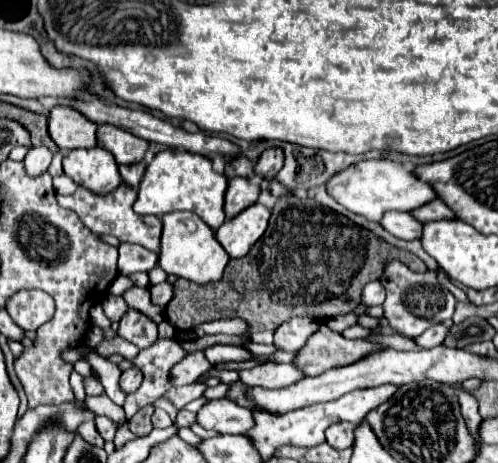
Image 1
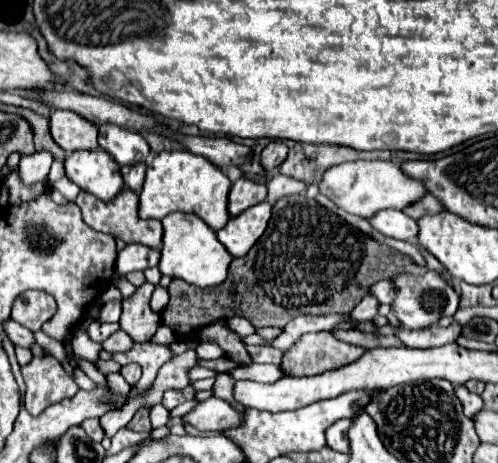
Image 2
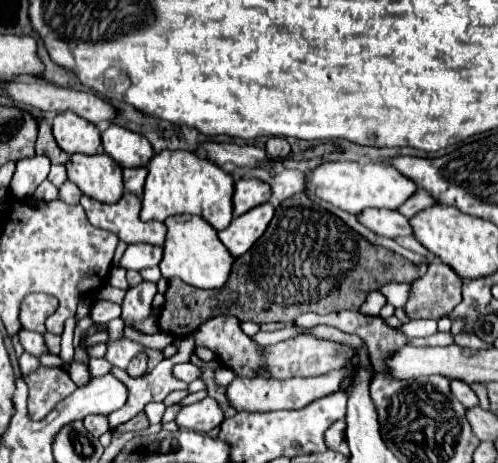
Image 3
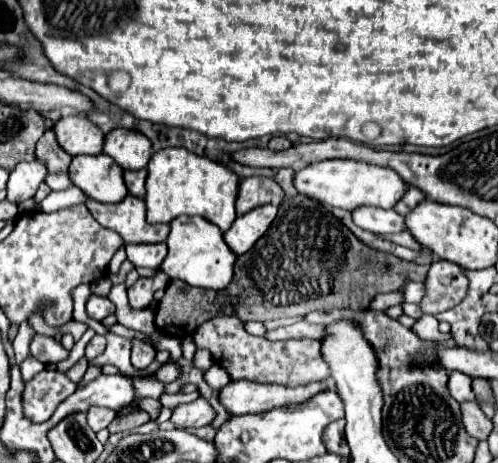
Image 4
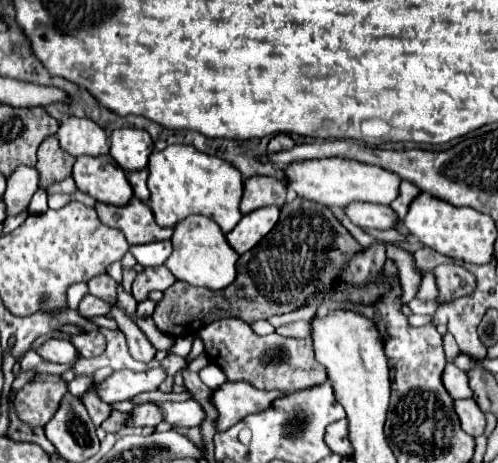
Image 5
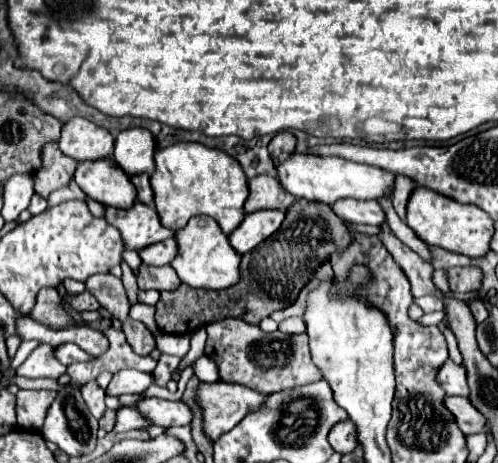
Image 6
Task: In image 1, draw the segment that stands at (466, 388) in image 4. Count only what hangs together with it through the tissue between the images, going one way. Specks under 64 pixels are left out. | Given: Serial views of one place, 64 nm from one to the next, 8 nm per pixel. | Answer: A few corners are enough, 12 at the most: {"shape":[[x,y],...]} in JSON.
{"shape":[[460,392],[462,416],[478,440],[478,400],[472,394]]}

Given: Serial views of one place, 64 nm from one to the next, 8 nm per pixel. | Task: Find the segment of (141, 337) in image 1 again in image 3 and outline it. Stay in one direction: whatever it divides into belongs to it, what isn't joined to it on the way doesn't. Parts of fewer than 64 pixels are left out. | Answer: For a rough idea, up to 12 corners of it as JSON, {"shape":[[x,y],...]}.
{"shape":[[156,282],[128,288],[122,304],[122,320],[132,328],[154,334],[150,318]]}

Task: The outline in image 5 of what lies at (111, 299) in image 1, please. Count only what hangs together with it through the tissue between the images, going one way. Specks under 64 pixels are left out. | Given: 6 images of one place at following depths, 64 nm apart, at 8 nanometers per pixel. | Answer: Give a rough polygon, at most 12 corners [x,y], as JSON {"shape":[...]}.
{"shape":[[86,294],[78,306],[84,318],[110,314],[106,302]]}

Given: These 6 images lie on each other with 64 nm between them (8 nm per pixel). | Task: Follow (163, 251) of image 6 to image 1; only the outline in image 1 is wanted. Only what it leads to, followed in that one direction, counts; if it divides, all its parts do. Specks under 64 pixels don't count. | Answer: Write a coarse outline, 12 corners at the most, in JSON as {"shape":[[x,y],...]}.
{"shape":[[120,244],[118,272],[148,272],[158,254],[138,244]]}

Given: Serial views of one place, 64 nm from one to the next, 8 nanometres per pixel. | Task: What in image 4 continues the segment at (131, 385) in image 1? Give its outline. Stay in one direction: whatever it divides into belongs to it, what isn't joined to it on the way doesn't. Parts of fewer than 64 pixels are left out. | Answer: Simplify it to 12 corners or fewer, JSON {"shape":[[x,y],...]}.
{"shape":[[132,338],[132,364],[140,370],[154,362],[156,350]]}

